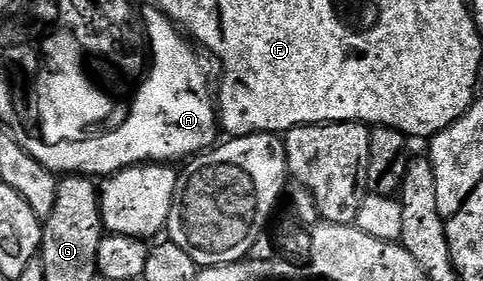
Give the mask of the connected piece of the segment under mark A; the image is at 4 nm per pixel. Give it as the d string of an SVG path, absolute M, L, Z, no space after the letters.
M183 37L176 39L175 53L160 52L156 56L158 67L154 86L141 98L142 105L137 107L131 123L123 125L123 130L112 128L111 137L96 135L87 143L77 143L77 147L46 148L42 143L35 143L30 146L30 153L56 175L106 179L131 165L171 163L174 157L186 158L212 148L217 141L217 105L213 100L213 89L207 86L203 65L191 50L192 42Z

